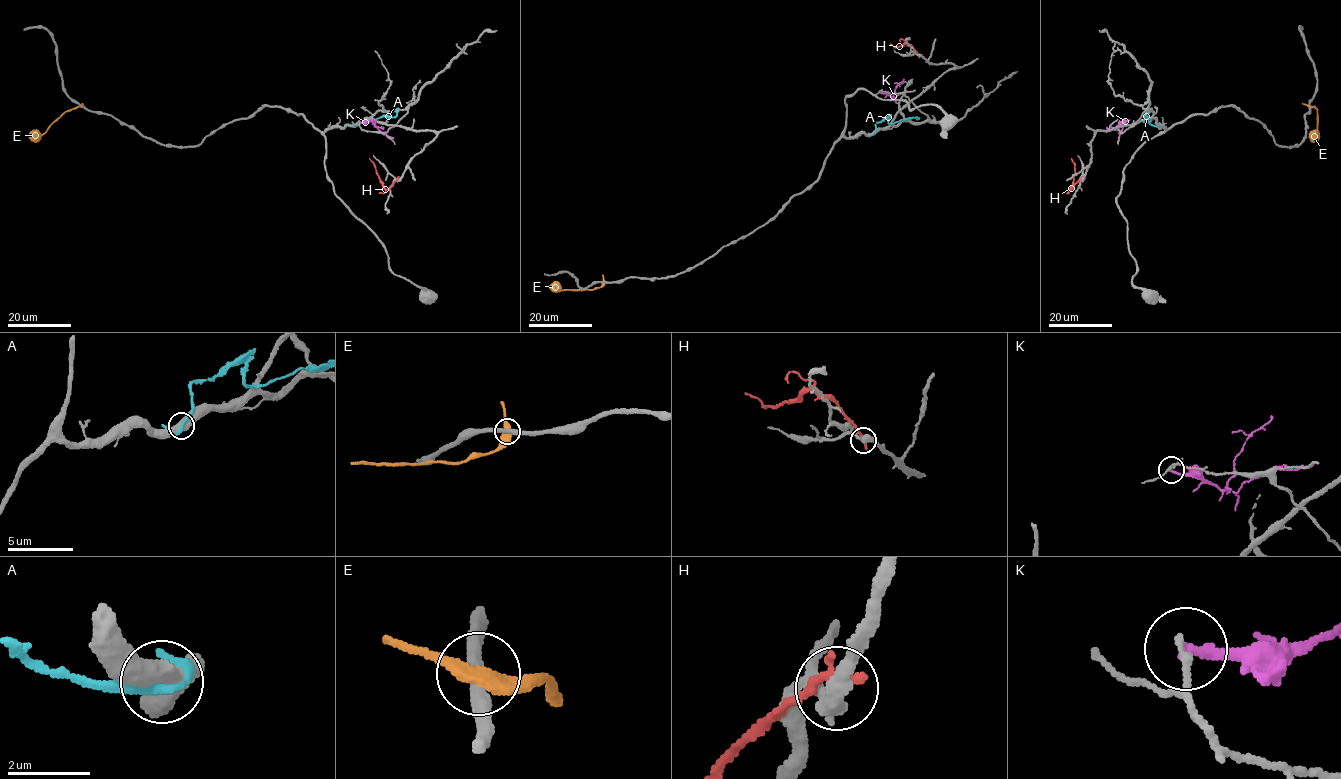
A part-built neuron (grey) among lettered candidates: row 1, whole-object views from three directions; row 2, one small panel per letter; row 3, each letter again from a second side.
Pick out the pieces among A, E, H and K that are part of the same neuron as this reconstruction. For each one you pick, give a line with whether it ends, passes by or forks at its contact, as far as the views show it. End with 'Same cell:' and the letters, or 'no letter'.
Same cell: no letter

